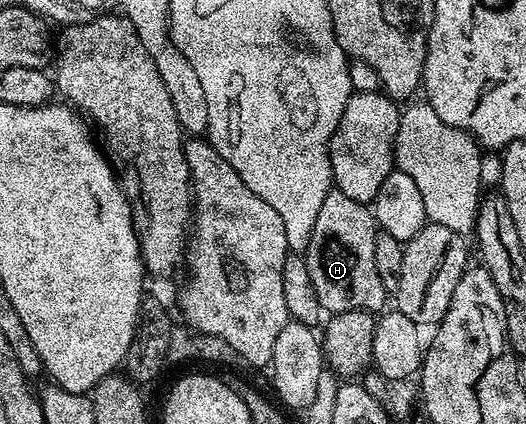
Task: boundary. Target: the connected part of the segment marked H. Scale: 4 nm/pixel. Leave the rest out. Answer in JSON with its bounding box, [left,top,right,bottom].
[305,190,389,313]

